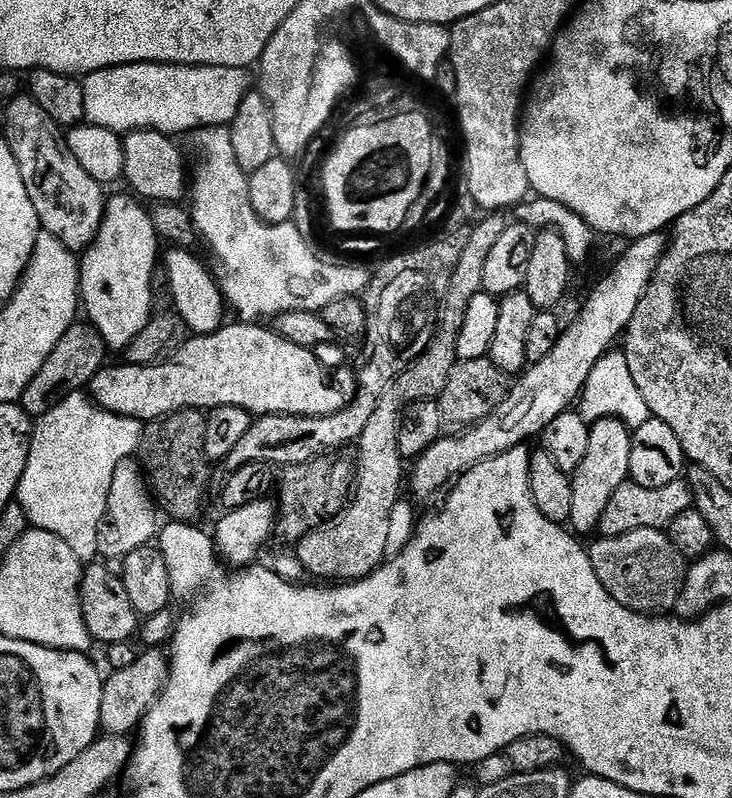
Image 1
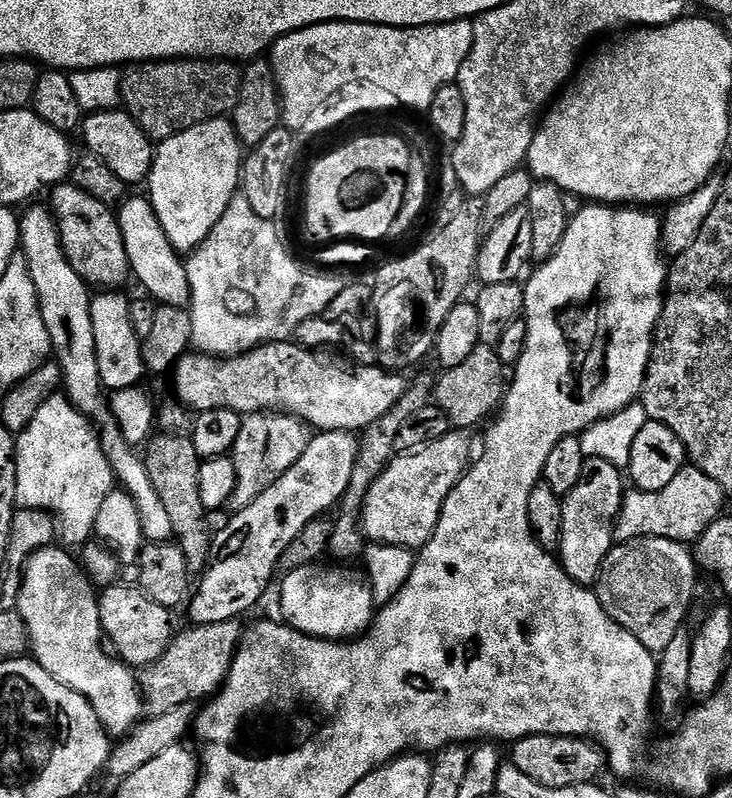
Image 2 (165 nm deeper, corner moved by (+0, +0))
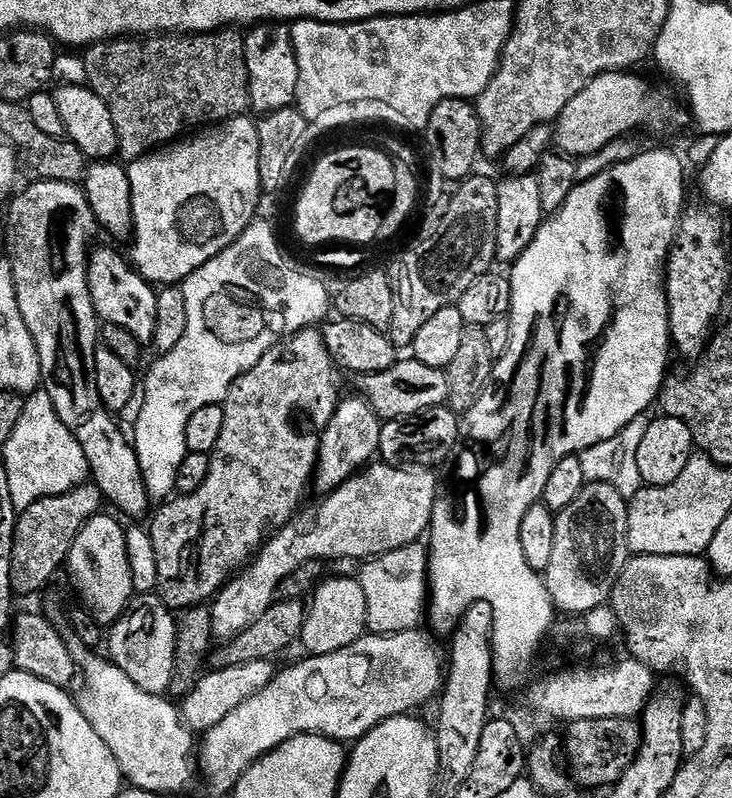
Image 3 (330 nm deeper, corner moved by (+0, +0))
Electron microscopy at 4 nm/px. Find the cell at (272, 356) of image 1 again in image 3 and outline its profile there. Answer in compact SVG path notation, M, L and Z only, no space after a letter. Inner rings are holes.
M400 358L396 364L382 373L370 373L355 377L355 391L368 401L380 418L397 420L410 414L418 414L422 410L439 408L448 403L448 373L443 368L422 366L414 358Z

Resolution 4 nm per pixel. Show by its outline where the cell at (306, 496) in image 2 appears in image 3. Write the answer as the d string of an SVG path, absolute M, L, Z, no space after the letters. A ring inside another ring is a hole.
M352 394L352 397L343 397L335 410L334 418L327 424L326 430L320 436L320 448L317 456L316 471L313 473L313 489L320 496L325 496L338 489L354 476L360 469L367 467L379 453L381 444L381 430L383 420L370 407L368 401L363 397Z

